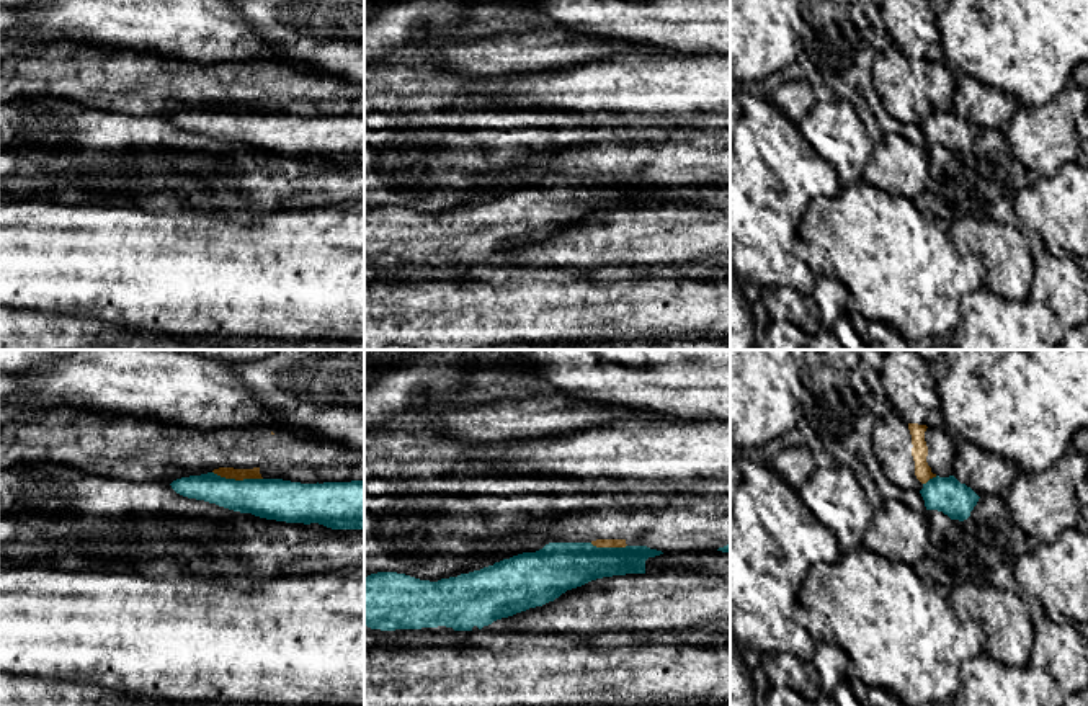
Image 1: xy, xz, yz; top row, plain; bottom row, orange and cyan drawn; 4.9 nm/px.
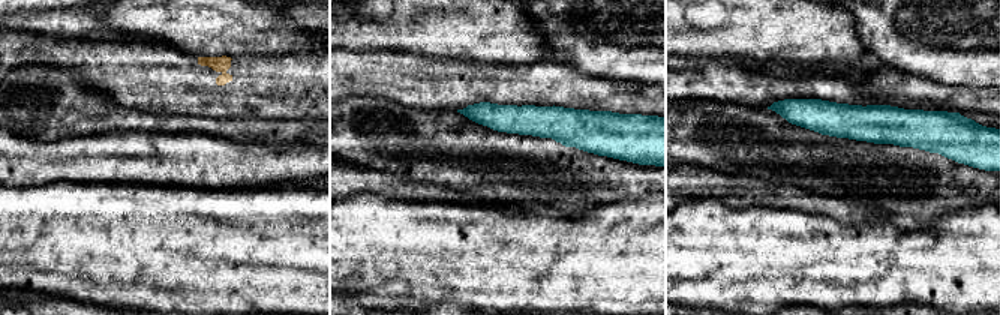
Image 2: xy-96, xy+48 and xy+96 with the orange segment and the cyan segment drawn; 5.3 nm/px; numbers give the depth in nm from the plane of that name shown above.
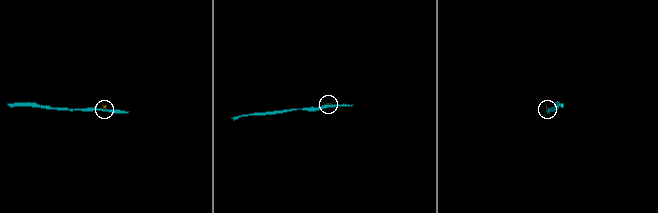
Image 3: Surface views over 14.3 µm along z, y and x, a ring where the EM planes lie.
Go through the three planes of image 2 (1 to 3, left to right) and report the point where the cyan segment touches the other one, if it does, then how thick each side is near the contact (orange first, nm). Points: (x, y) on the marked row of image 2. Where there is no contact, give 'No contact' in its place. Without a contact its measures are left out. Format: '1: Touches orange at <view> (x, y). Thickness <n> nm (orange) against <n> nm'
1: No contact
2: No contact
3: No contact

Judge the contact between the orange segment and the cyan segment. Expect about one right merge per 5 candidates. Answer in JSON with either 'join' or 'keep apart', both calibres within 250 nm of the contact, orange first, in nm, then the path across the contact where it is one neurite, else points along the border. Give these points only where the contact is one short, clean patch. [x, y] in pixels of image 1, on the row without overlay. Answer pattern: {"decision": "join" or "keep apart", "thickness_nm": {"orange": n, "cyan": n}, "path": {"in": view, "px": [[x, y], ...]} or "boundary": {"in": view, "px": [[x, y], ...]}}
{"decision": "keep apart", "thickness_nm": {"orange": 60, "cyan": 200}, "boundary": {"in": "xy", "px": [[213, 105], [226, 111], [262, 113]]}}

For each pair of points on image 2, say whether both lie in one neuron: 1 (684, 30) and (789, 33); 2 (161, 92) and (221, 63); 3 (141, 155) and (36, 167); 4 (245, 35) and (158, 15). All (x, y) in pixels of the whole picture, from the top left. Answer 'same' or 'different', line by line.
1: same
2: same
3: same
4: same

